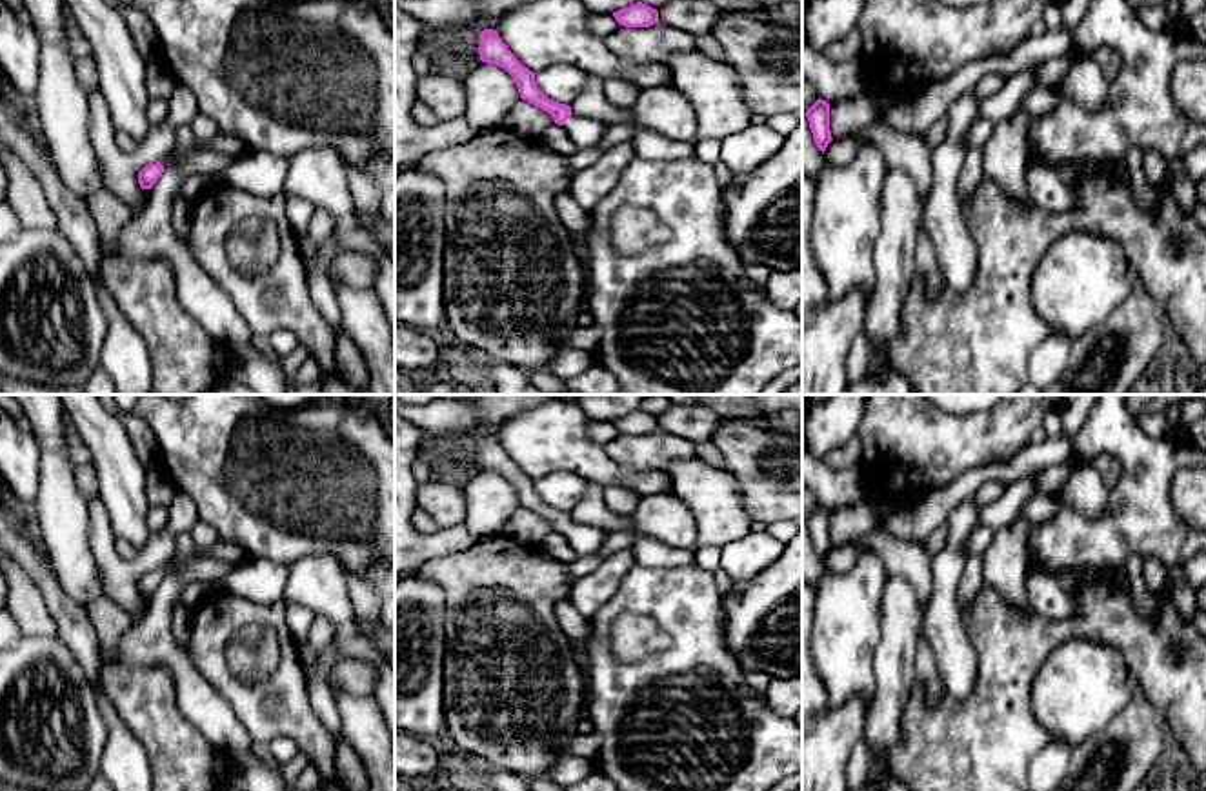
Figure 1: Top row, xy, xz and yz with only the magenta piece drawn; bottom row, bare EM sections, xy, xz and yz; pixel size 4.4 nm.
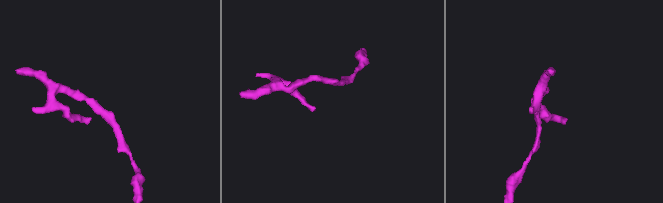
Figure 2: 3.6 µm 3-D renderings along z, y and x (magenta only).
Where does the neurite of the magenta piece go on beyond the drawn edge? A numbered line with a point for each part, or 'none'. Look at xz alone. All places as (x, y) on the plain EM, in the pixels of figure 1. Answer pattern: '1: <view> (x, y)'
1: xz (584, 539)

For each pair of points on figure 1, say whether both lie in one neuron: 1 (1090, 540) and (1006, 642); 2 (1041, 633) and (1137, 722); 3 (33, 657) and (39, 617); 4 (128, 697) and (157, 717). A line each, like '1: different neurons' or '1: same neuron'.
1: different neurons
2: different neurons
3: different neurons
4: same neuron

